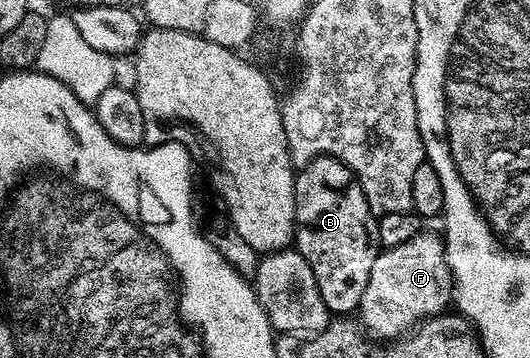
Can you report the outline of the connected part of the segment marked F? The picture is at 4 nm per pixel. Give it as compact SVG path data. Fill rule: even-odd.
M420 232L412 240L379 253L372 264L372 276L368 276L368 288L360 296L356 318L371 339L398 340L427 318L438 317L451 305L453 297L454 277L446 263L443 239Z

